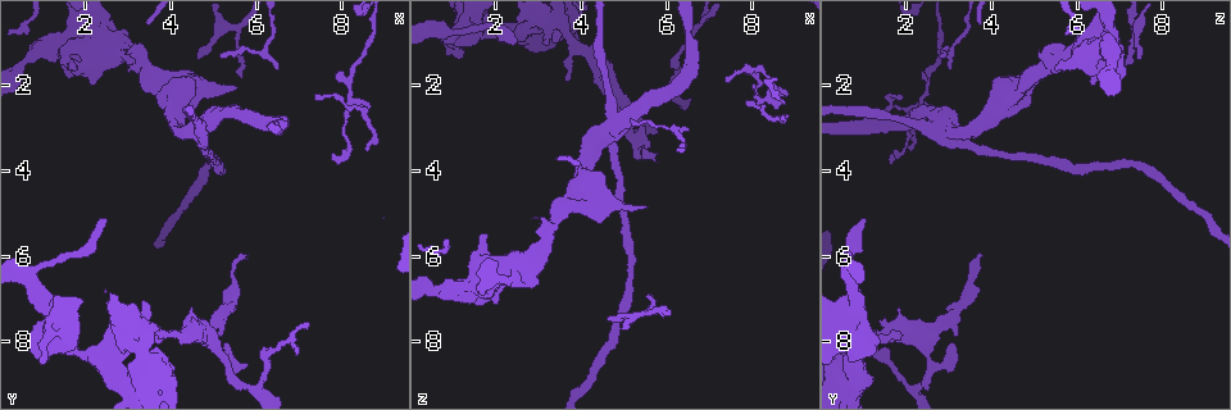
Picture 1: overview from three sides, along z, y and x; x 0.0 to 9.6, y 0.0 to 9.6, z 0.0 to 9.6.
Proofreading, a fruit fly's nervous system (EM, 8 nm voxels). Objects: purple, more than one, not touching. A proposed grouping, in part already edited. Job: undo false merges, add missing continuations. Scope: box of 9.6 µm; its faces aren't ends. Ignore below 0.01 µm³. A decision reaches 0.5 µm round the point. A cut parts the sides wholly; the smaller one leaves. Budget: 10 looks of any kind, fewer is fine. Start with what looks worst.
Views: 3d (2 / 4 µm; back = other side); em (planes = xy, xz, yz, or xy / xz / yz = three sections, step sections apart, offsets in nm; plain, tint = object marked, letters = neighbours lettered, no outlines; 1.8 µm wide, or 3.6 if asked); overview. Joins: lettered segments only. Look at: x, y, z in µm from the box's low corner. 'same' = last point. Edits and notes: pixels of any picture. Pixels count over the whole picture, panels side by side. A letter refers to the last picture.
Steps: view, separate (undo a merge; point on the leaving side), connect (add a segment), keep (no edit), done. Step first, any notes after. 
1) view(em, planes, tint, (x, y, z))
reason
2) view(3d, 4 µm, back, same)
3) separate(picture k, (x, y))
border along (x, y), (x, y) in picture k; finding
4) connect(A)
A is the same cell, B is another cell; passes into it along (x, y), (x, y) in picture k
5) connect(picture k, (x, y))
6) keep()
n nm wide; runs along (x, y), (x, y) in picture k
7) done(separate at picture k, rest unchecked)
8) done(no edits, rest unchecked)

view(em, yz, step 8, letters, (8.20, 2.40, 2.40))
branch point

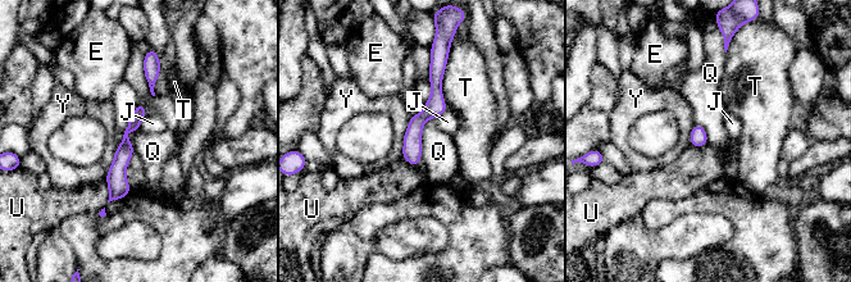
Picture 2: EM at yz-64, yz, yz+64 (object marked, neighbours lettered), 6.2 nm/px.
keep()
E, J, Q, T, U and Y are other cells; border along (433, 118), (422, 131), (421, 159) in picture 2; one cell here

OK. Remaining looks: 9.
view(em, 3.6 µm, planes, letters, (2.15, 1.15, 6.50))
thick turns thin

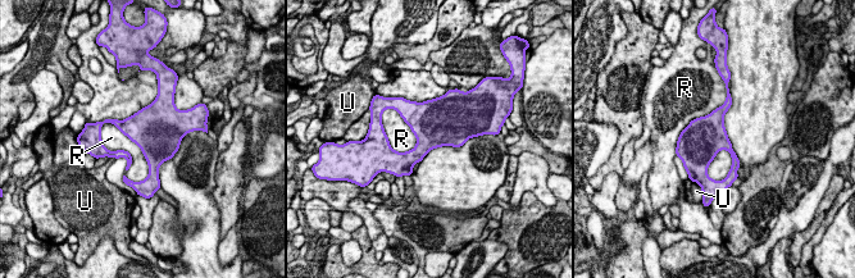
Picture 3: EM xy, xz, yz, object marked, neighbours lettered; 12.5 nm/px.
keep()
R touches over 1100 nm; R and U are other cells; border along (157, 96), (133, 182) in picture 3; one cell here

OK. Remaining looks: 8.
view(3d, 2 µm, (4.50, 3.15, 3.20))
four or more arms meet

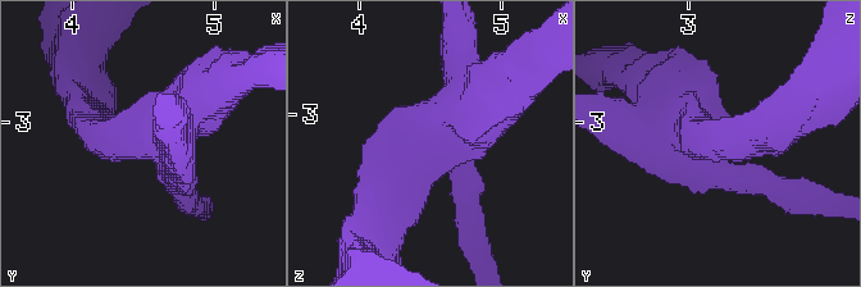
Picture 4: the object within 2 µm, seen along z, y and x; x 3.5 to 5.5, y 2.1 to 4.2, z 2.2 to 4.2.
view(em, planes, letters, (4.44, 3.14, 3.24))
4 arms; need the tissue

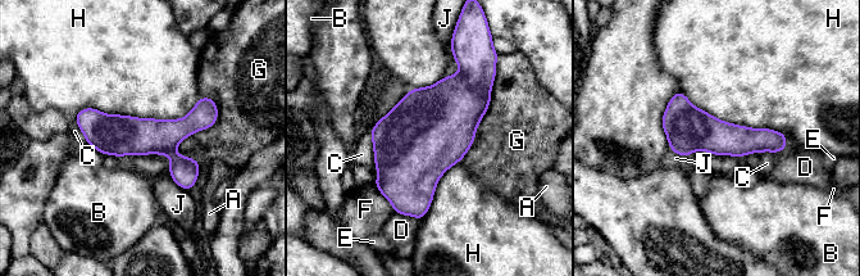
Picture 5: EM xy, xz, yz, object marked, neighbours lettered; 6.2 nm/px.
separate(picture 5, (472, 49))
A, B, C, D, E, F, G, H and J are other cells; border along (460, 71), (478, 93), (490, 91) in picture 5; a second cell is stuck on

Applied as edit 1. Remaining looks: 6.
view(overview)
see it whole again

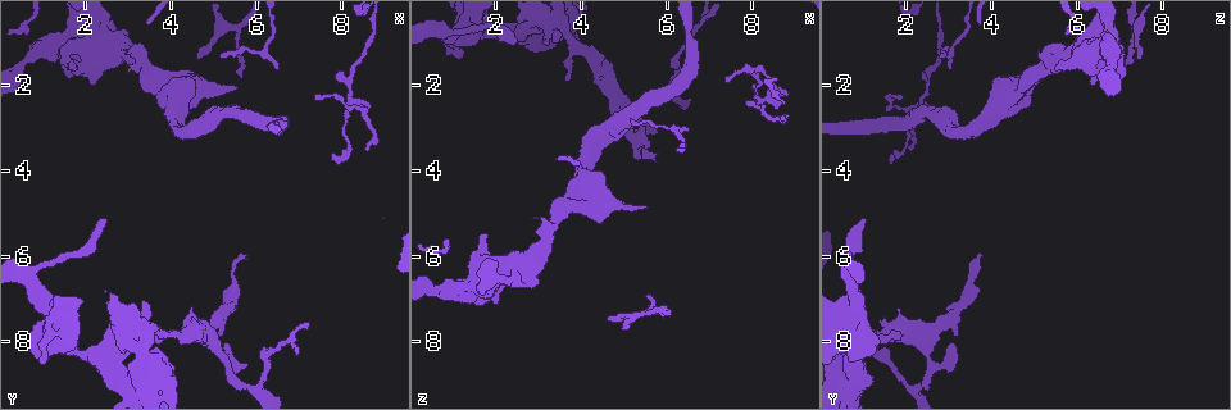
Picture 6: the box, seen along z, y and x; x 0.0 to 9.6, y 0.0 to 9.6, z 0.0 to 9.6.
view(3d, 4 µm, (4.65, 1.30, 7.45))
thin end

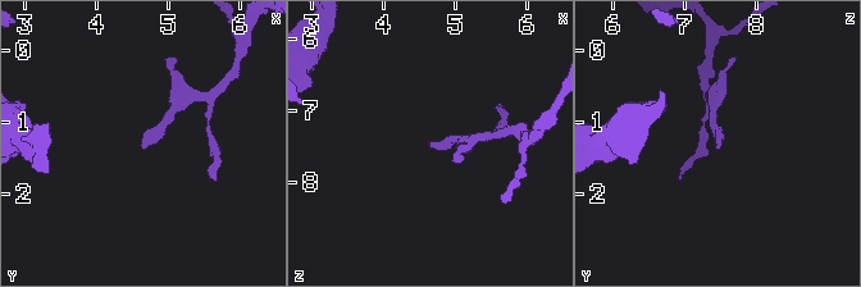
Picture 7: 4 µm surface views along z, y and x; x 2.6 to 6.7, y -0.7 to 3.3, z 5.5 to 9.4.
view(em, planes, letters, (4.60, 1.35, 7.45))

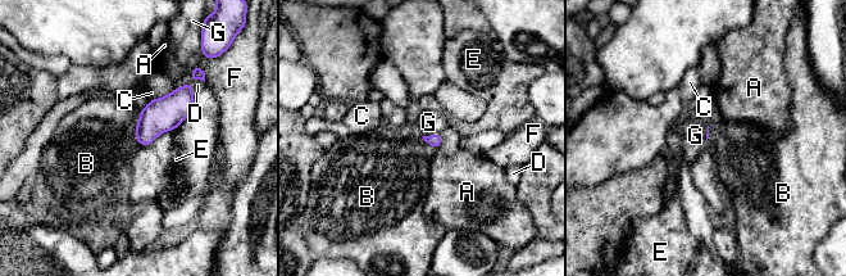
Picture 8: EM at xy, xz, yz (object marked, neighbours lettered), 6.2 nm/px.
keep()
A, B, C, D, E, F and G are other cells; border along (133, 127), (136, 141), (140, 145) in picture 8; none of them fits

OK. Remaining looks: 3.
done(separate at picture 5, rest unchecked)

